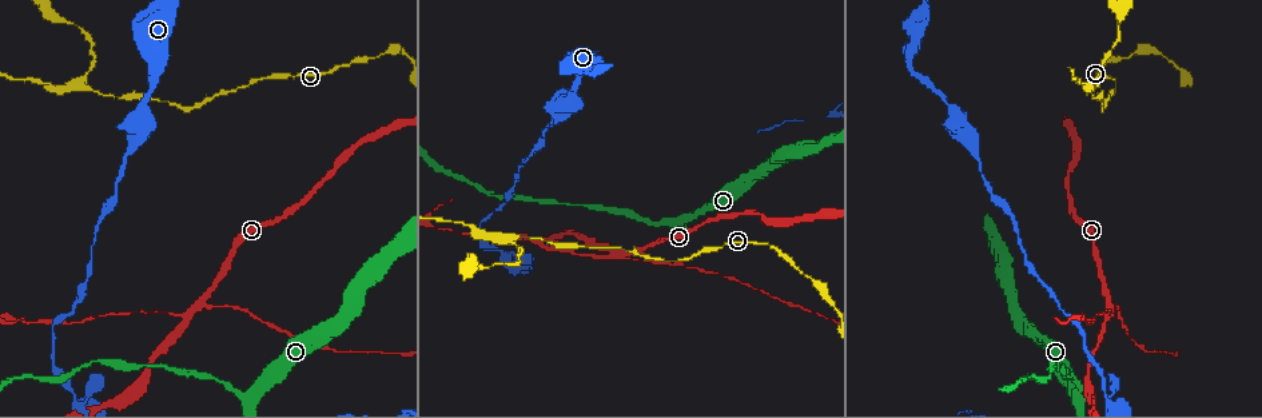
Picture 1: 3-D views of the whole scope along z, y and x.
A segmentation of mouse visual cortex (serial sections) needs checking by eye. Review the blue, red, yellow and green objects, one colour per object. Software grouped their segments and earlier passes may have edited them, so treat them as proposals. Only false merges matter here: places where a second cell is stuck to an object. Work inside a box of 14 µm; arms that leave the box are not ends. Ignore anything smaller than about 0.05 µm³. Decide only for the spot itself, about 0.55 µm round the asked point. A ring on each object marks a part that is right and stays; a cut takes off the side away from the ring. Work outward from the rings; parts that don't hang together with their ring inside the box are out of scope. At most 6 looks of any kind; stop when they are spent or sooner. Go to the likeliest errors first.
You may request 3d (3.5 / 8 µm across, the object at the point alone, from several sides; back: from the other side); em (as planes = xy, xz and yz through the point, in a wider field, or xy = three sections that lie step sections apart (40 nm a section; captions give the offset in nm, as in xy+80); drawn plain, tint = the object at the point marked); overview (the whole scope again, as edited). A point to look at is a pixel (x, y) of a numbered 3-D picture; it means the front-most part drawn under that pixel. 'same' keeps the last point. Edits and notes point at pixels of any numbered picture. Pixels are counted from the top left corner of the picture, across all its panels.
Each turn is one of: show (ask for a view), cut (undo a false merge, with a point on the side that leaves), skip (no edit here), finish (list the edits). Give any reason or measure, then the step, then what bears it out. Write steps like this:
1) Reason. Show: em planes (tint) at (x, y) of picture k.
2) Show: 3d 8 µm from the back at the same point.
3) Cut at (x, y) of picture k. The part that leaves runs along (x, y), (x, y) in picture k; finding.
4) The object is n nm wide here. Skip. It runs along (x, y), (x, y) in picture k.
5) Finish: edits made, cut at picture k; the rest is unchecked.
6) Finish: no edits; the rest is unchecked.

Looks like a crossing. Show: 3d 8 µm at (191, 311) of picture 1.

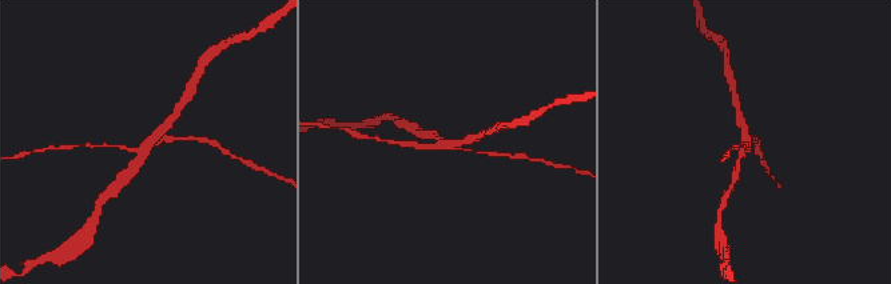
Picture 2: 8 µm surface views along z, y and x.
Show: em xy step 2 (tint) at (444, 144) of picture 2.

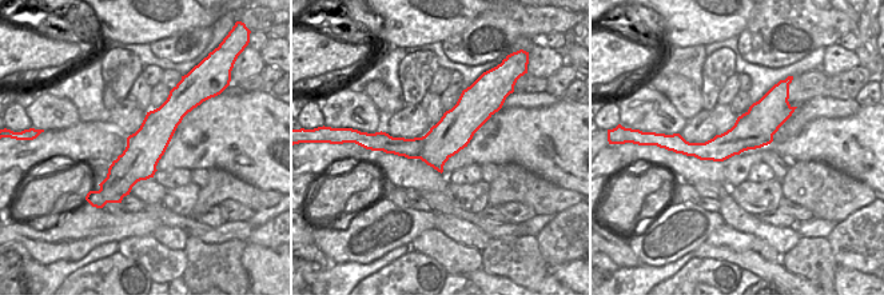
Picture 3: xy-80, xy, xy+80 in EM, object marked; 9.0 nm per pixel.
Cut at (414, 143) of picture 2. A second cell is stuck on.

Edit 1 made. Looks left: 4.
Redraw. Show: overview.

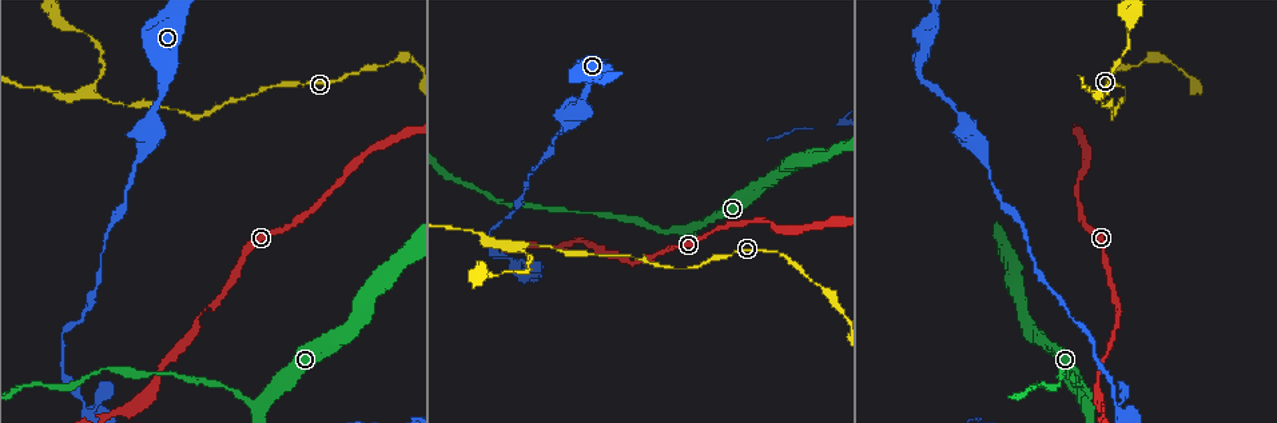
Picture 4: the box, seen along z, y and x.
Arms part here. Show: 3d 3.5 µm at (95, 94) of picture 4.

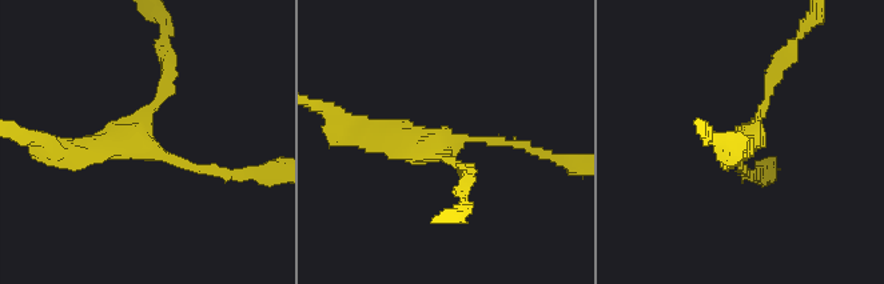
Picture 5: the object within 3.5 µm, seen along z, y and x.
Show: em xy step 1 (tint) at (438, 146) of picture 5.

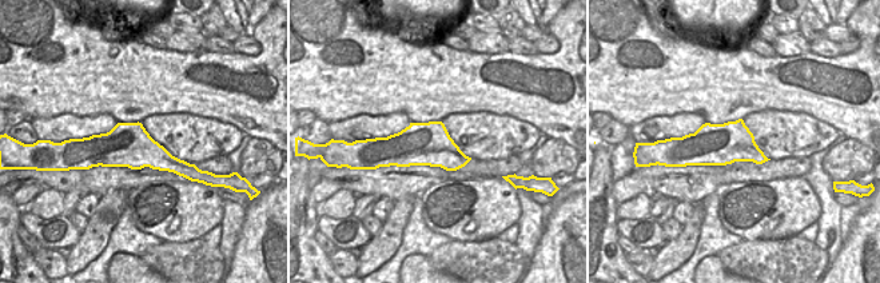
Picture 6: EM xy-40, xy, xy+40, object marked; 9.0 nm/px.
3 arms meet here; the arms are 100, 150, 300 nm wide. Skip. It runs along (218, 174), (139, 140), (168, 67) in picture 5; one cell here.

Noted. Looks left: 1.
Finish: edits made, cut at picture 2; the rest is unchecked.

